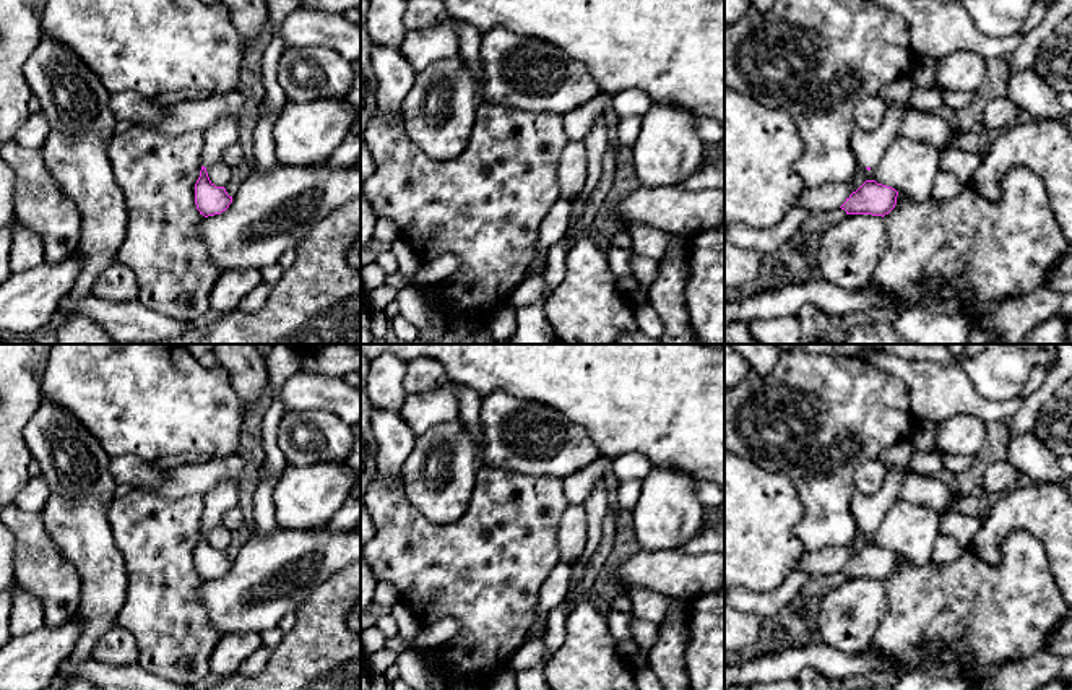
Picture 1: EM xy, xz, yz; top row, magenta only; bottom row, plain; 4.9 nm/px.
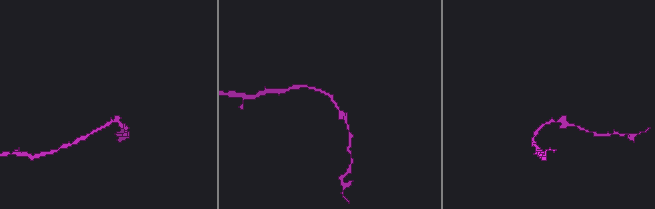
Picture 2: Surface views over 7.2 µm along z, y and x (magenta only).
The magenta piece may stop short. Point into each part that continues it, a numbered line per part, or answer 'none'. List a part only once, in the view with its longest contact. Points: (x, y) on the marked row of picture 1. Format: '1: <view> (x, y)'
1: yz (868, 146)

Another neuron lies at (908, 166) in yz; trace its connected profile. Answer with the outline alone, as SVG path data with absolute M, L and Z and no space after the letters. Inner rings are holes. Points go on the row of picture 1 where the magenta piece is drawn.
M898 135L874 169L859 166L854 179L846 183L804 187L796 205L809 214L840 208L866 180L892 187L914 201L926 201L932 196L934 179L940 170L939 156L940 149Z

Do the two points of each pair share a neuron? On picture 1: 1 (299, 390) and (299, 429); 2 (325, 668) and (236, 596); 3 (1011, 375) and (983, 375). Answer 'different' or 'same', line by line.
1: different
2: different
3: same

